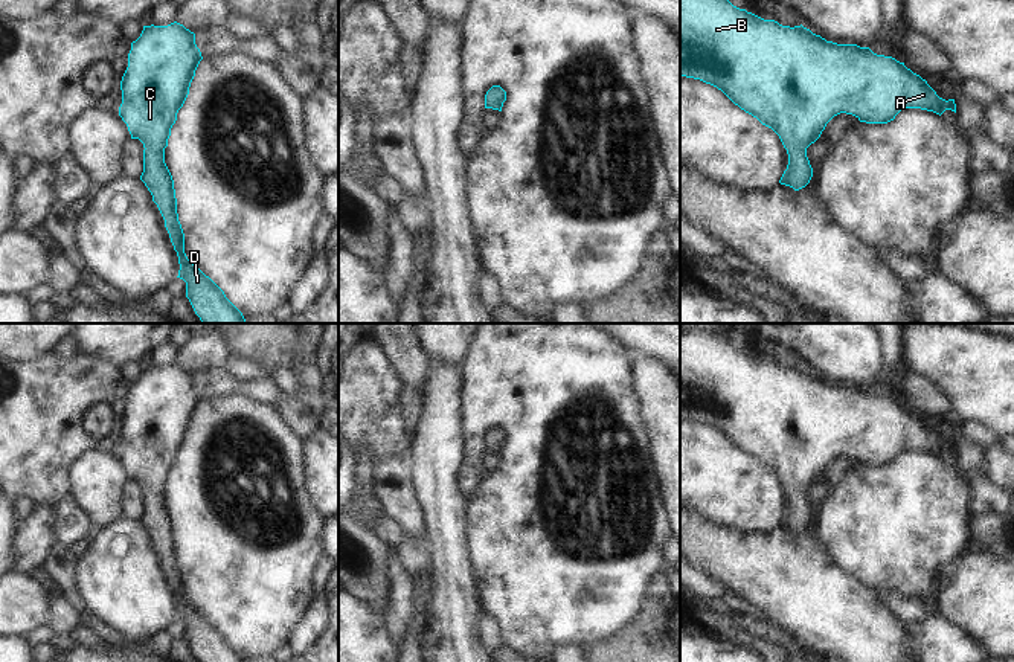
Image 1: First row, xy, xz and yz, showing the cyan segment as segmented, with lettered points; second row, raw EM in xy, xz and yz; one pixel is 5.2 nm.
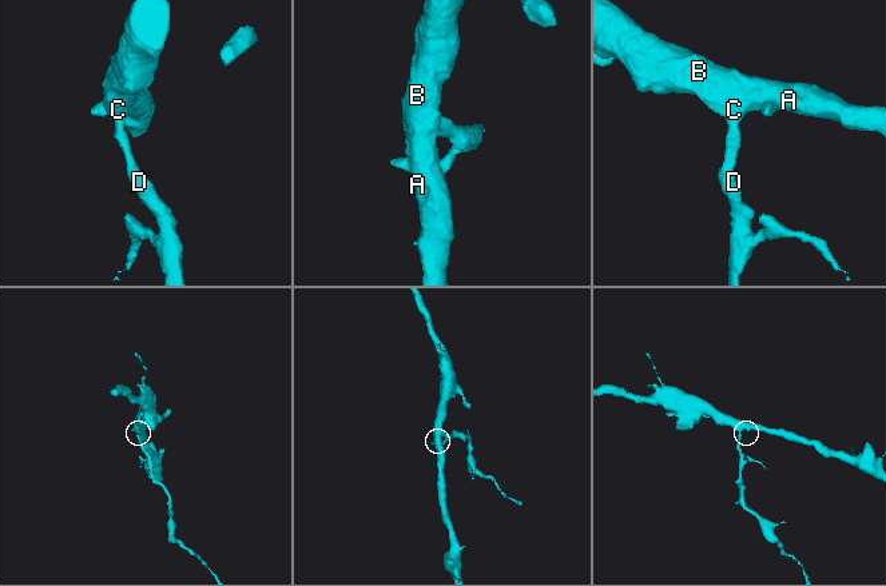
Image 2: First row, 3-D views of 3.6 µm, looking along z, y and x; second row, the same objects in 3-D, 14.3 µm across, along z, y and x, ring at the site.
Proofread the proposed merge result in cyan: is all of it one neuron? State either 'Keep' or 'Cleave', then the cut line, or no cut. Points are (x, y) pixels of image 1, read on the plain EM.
Keep. No split.

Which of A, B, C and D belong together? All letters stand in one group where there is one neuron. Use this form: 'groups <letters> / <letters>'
groups A B C D

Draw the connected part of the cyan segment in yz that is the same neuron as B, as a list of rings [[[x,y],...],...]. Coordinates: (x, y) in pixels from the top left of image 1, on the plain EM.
[[[692,331],[686,334],[680,334],[680,418],[700,421],[706,426],[711,426],[721,432],[735,447],[738,447],[746,455],[756,459],[762,467],[772,470],[781,480],[784,490],[788,496],[788,506],[784,513],[779,525],[799,532],[805,529],[811,519],[813,509],[807,499],[807,490],[814,485],[822,473],[825,471],[826,465],[837,456],[846,455],[855,458],[860,464],[866,465],[887,465],[895,461],[895,458],[903,450],[921,450],[927,453],[933,453],[936,456],[942,456],[945,452],[951,452],[956,455],[955,441],[942,441],[936,436],[936,433],[923,421],[919,416],[913,415],[910,410],[904,407],[904,404],[897,403],[892,398],[877,397],[869,389],[860,389],[857,386],[837,386],[833,383],[826,383],[820,377],[813,375],[810,371],[801,368],[782,368],[775,362],[764,362],[746,351],[740,351],[733,348],[726,339],[720,337],[717,333],[712,331]]]

